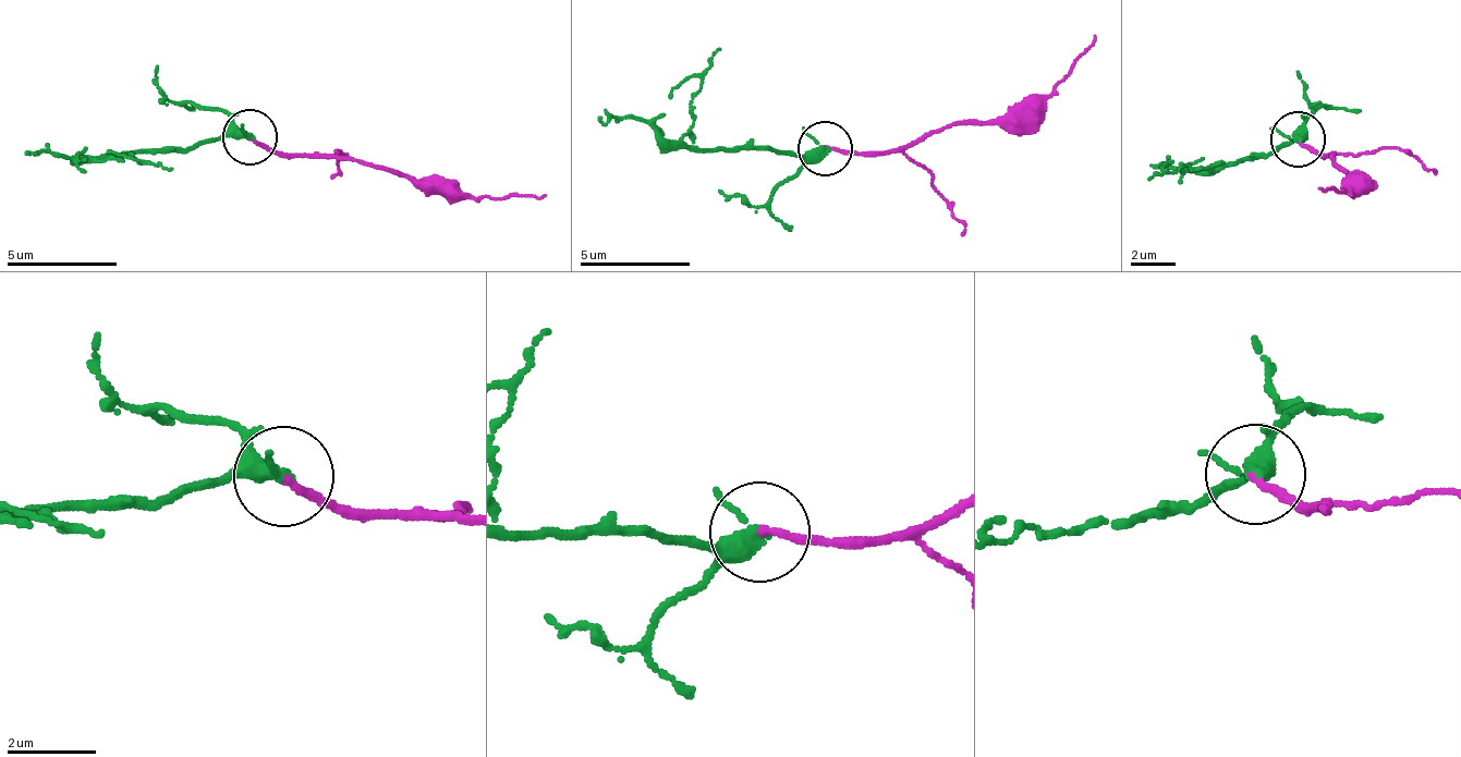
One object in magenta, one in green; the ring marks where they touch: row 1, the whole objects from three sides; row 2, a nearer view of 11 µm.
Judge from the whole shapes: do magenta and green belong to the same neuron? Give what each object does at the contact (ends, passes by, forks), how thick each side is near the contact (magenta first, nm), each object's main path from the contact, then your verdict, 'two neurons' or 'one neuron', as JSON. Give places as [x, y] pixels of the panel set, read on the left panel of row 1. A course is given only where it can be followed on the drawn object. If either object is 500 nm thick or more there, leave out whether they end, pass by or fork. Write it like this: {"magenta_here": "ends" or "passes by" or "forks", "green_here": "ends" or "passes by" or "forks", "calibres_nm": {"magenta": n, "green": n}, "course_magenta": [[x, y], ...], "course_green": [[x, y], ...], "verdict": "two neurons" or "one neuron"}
{"magenta_here": "ends", "green_here": "forks", "calibres_nm": {"magenta": 180, "green": 280}, "course_magenta": [[250, 138], [280, 155], [324, 156], [437, 179], [474, 200], [544, 194]], "course_green": [[250, 138], [75, 157], [26, 156]], "verdict": "one neuron"}

